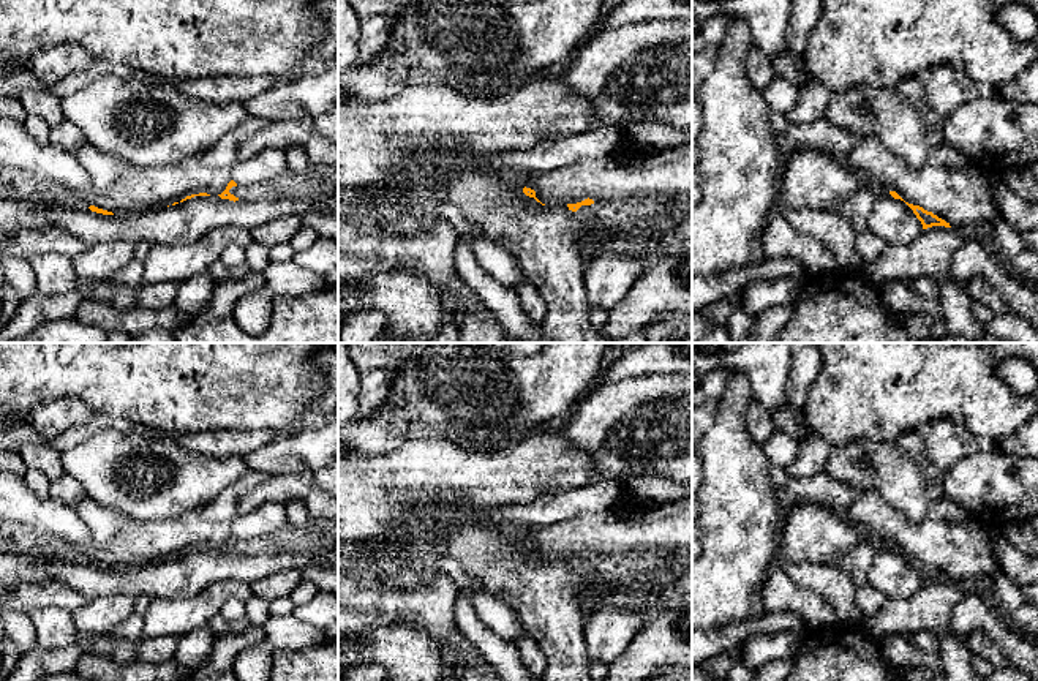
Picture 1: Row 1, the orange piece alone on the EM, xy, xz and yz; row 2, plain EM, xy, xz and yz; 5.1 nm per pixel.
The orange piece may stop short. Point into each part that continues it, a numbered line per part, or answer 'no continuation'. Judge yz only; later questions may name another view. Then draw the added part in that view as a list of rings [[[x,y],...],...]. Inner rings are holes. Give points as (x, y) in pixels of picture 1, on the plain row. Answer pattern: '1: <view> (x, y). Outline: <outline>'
1: yz (962, 550). Outline: [[[874,488],[858,495],[847,517],[863,532],[896,545],[905,556],[920,559],[964,585],[999,575],[992,529],[964,517],[957,521],[931,520],[912,523]]]

